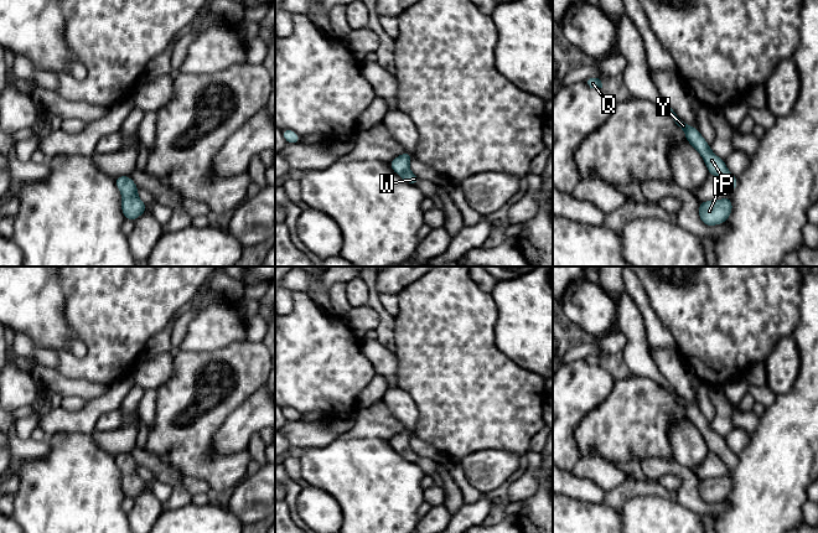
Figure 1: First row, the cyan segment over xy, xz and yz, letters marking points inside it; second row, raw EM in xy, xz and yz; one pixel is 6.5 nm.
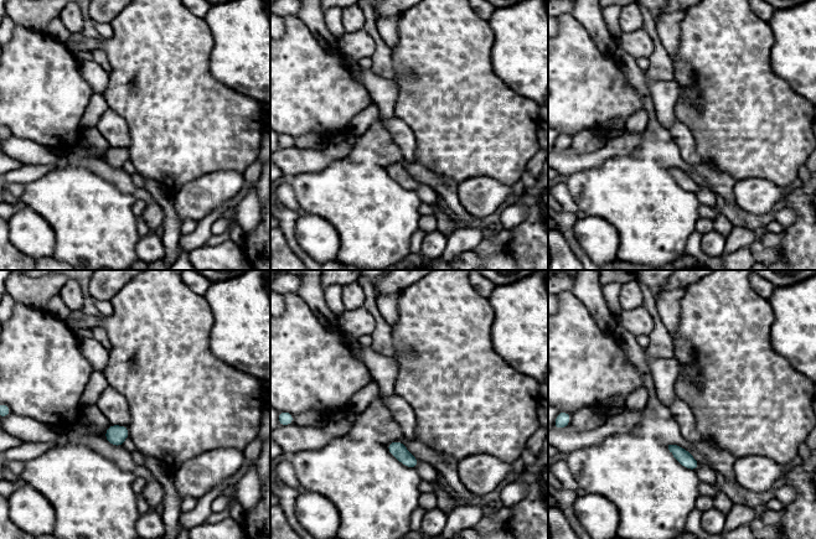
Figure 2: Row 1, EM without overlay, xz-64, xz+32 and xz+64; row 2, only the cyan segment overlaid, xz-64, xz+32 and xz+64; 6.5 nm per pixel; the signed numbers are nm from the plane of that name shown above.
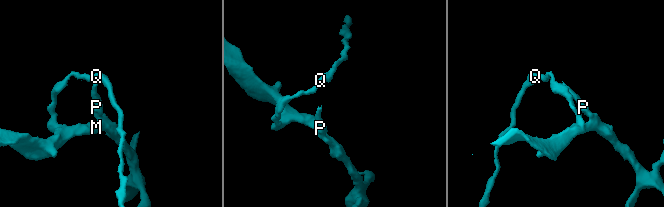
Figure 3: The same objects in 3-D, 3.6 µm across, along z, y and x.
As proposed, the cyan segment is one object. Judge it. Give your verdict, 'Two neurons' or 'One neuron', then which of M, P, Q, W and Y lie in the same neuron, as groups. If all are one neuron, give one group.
One neuron. Groups: M P Q W Y

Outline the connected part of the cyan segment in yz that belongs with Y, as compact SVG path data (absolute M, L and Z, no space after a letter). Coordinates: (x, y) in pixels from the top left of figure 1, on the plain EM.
M664 378L659 381L659 384L664 387L684 409L687 419L700 431L709 451L718 455L728 466L728 470L734 470L737 465L737 455L728 447L725 438L720 436L710 428L710 423L701 414L699 407L680 398Z

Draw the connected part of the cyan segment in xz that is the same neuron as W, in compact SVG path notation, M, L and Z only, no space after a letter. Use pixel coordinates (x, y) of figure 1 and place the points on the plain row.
M405 429L404 431L394 435L389 440L389 445L398 451L405 460L416 464L419 455L414 452L409 446L409 440L413 436L411 431Z

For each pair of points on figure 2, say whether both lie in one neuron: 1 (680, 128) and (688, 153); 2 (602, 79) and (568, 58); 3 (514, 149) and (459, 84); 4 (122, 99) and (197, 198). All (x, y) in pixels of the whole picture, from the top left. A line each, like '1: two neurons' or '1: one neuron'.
1: one neuron
2: one neuron
3: one neuron
4: two neurons

